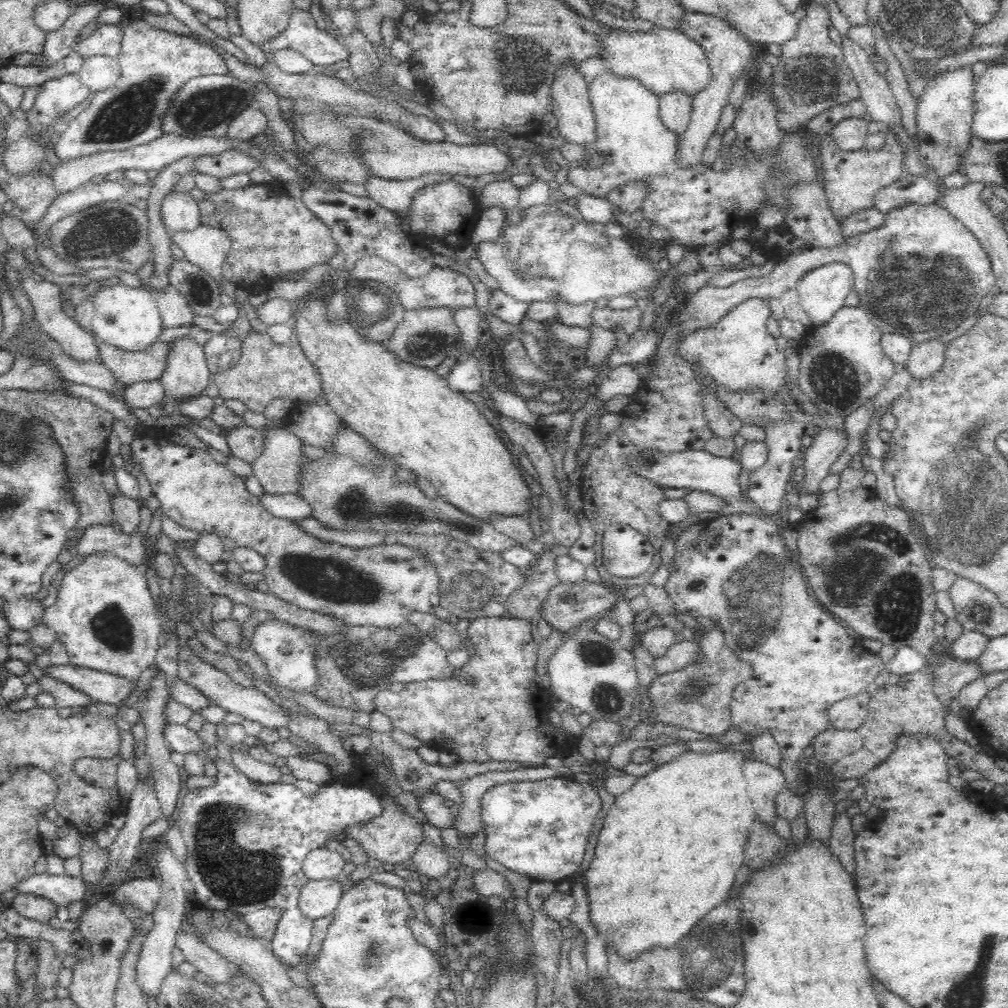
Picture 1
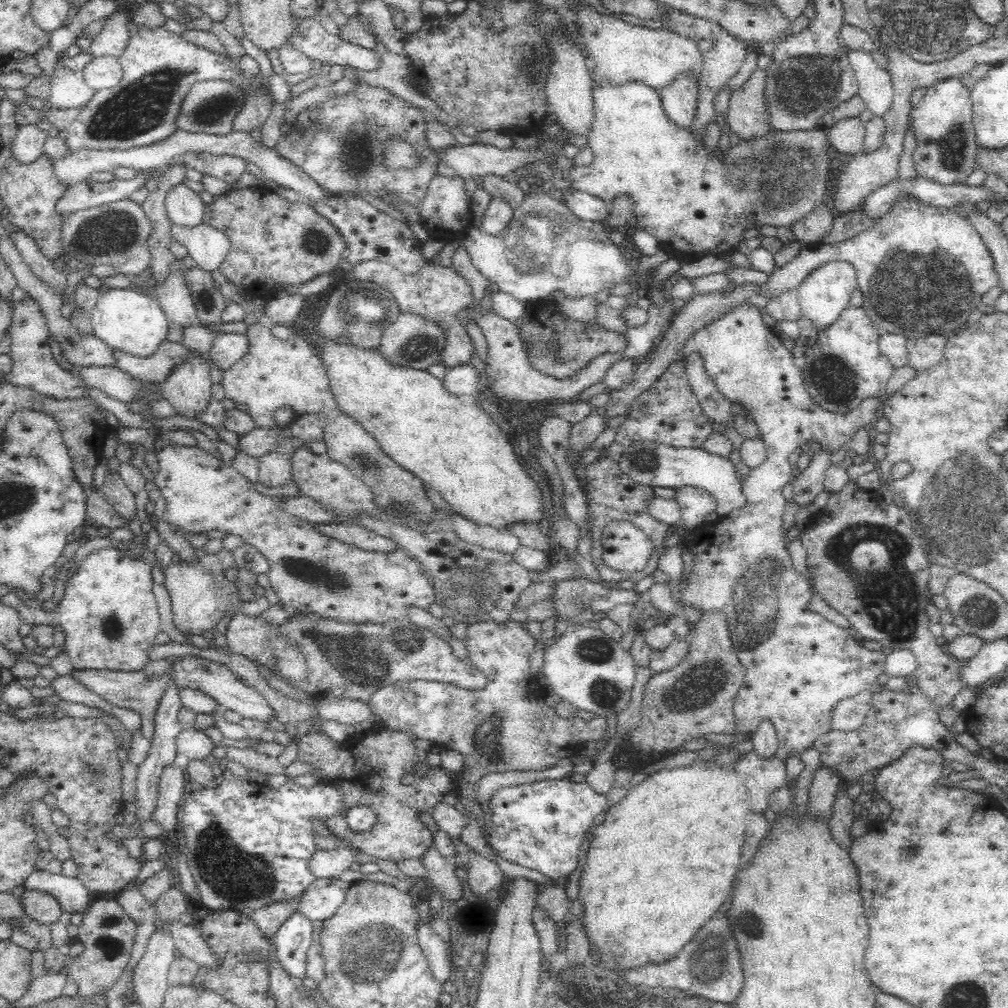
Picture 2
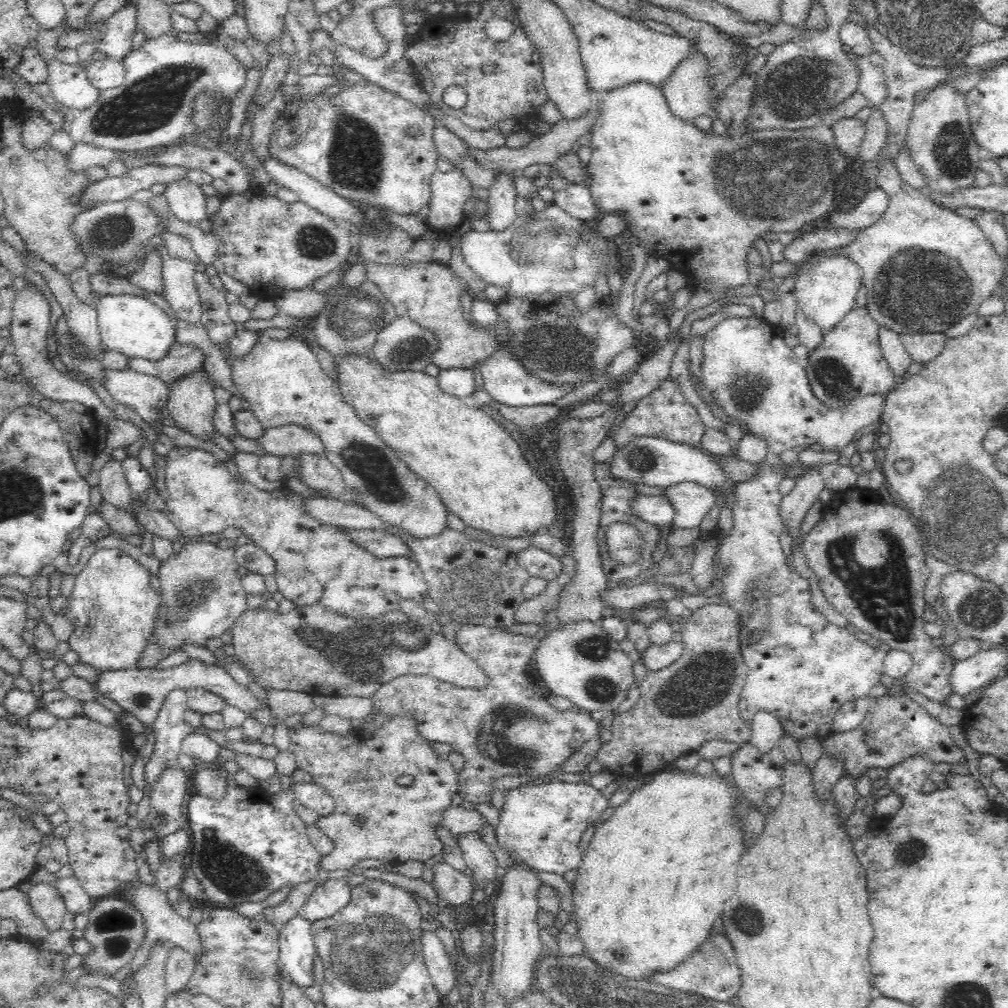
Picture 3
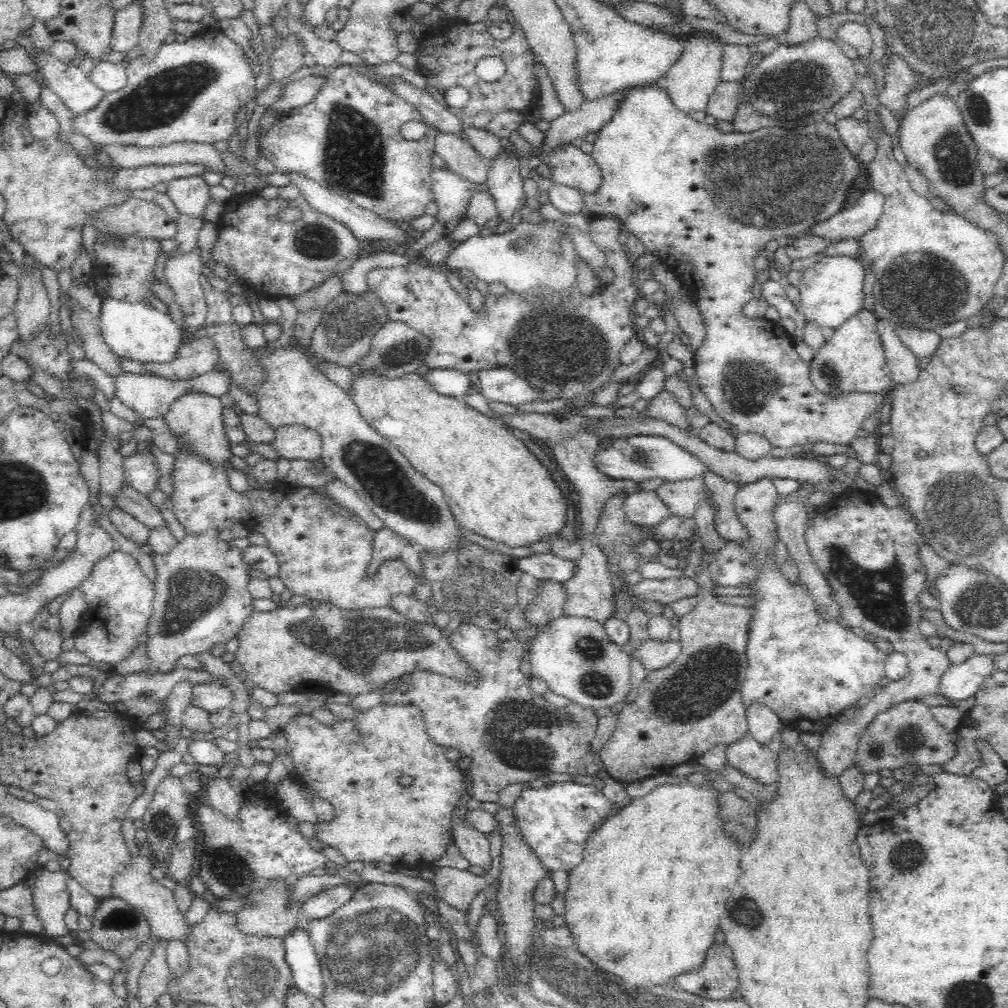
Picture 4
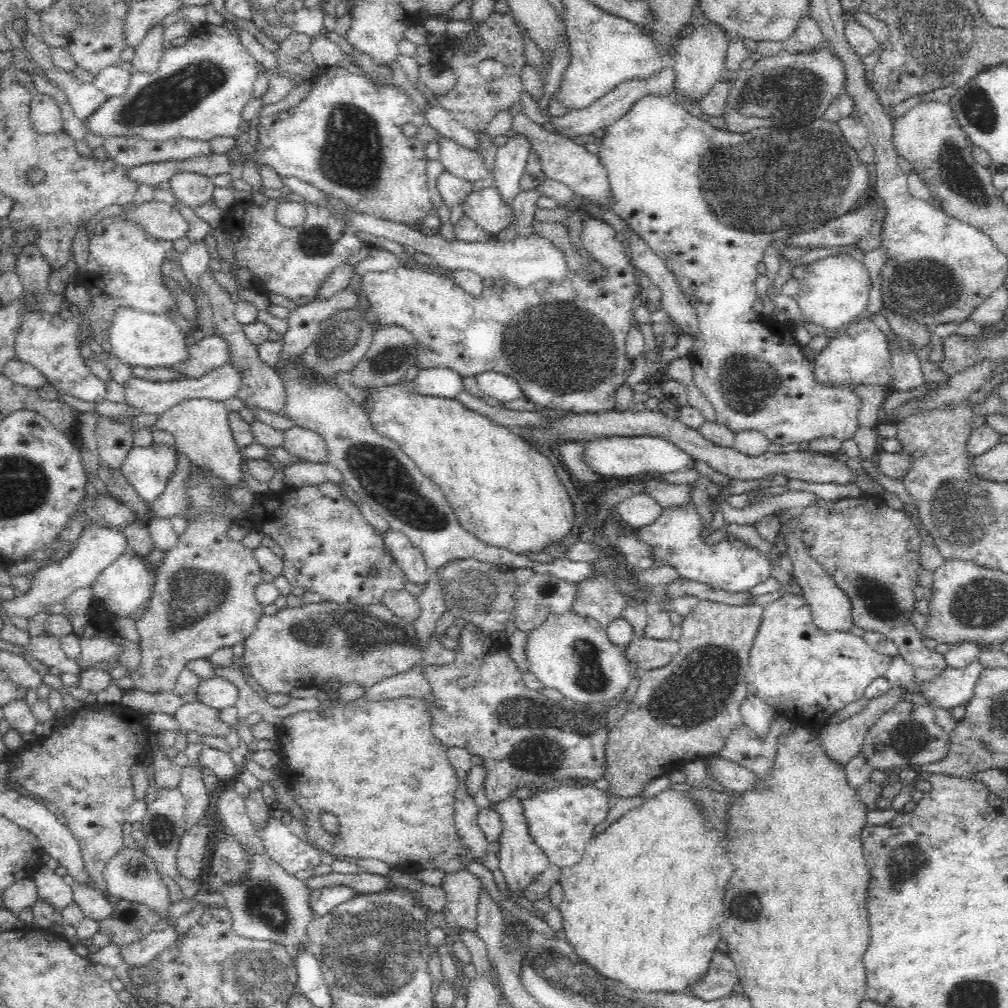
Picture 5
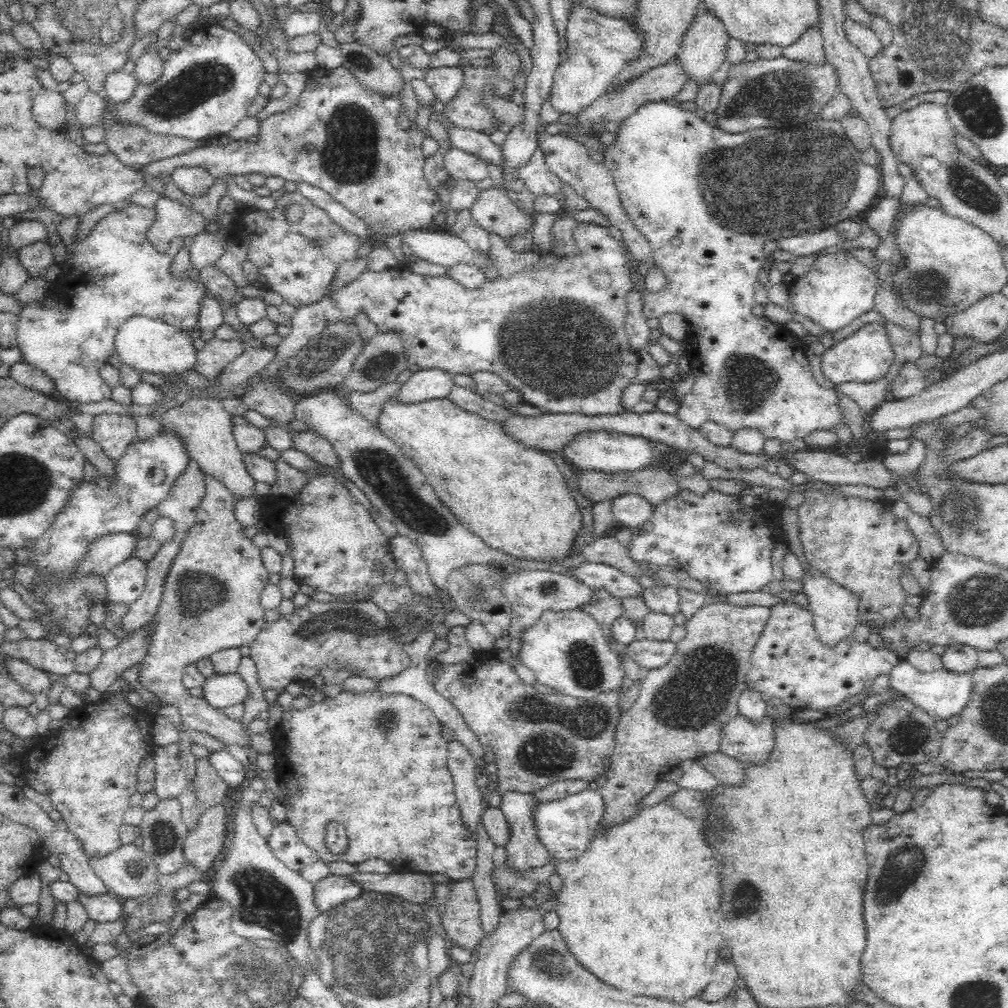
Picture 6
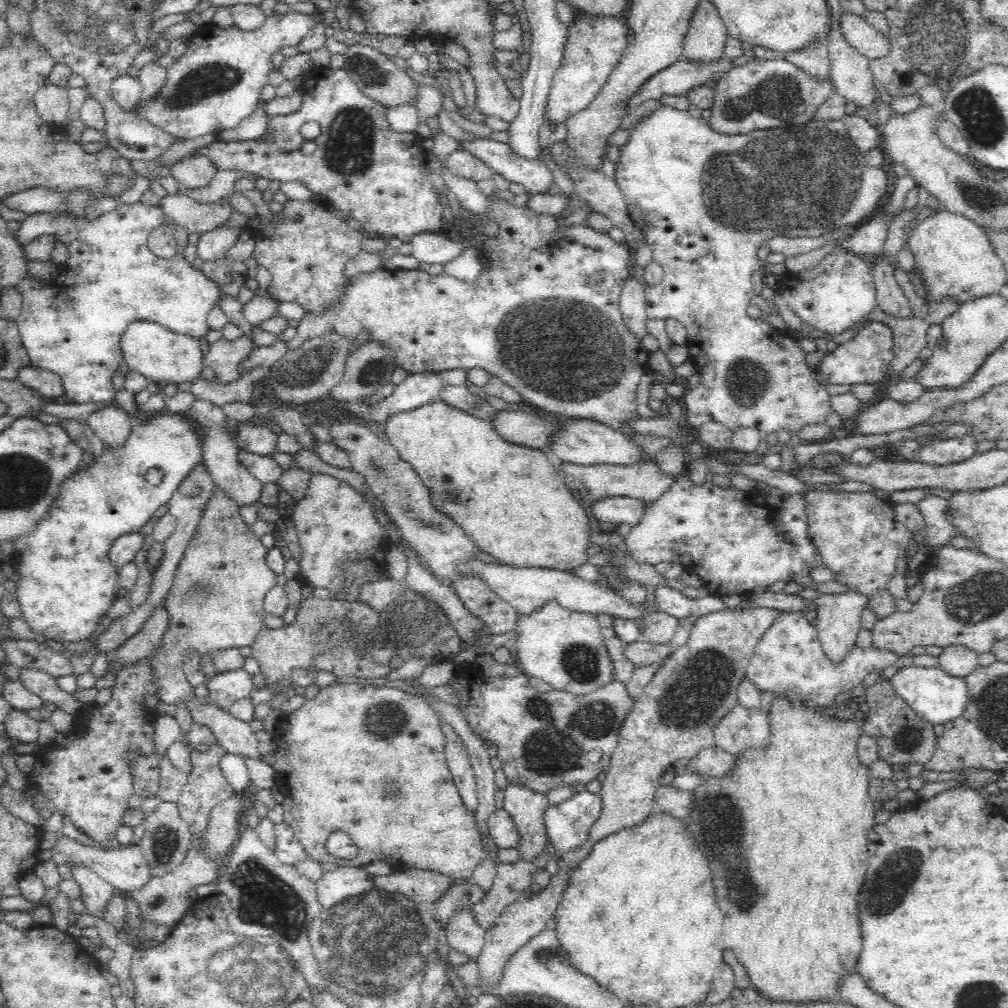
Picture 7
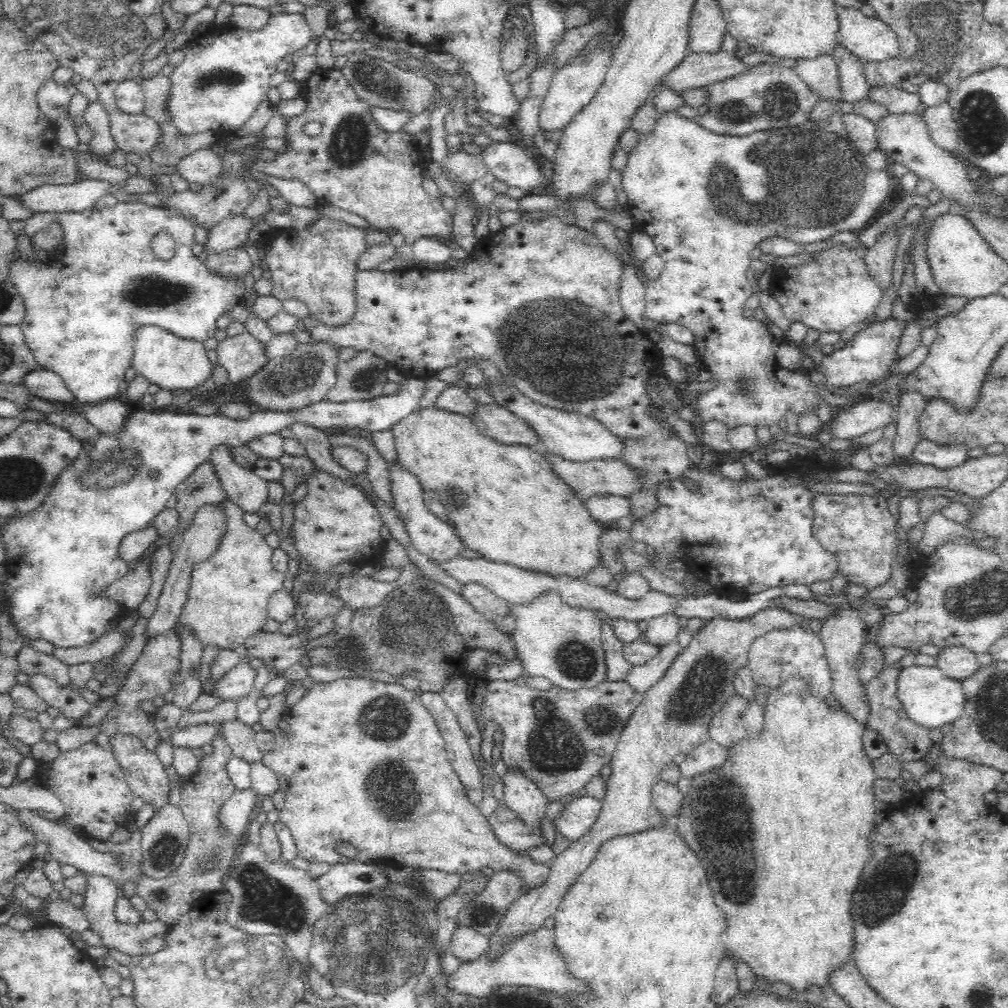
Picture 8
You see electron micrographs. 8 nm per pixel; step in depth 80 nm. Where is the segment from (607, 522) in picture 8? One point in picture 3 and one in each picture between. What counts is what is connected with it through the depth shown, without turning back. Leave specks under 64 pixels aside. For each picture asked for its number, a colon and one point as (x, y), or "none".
3: (658, 510)
4: (646, 509)
5: (640, 510)
6: (633, 510)
7: (614, 511)

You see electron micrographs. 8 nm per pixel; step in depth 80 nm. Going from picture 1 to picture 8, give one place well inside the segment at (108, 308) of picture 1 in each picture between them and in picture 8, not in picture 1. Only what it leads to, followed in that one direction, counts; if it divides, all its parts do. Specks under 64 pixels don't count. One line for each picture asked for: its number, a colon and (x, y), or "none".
2: (128, 320)
3: (131, 324)
4: (134, 330)
5: (139, 338)
6: (149, 345)
7: (161, 355)
8: (171, 362)

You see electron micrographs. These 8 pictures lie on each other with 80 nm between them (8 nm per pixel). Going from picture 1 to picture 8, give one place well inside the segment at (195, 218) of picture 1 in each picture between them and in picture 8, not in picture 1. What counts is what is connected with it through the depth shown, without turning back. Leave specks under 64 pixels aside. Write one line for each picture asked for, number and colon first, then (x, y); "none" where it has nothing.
2: (184, 207)
3: (185, 199)
4: (190, 195)
5: (193, 189)
6: (193, 181)
7: (194, 172)
8: (202, 167)

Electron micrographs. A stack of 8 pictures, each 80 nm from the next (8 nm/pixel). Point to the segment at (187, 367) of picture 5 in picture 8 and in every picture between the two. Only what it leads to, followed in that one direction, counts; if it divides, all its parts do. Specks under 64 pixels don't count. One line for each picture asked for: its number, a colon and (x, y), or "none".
6: (211, 359)
7: (222, 356)
8: (241, 356)

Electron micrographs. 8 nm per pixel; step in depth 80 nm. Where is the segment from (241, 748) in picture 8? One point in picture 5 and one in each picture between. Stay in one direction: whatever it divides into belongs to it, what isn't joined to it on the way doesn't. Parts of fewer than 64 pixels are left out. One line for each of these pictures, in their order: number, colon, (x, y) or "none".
5: (203, 599)
6: (210, 597)
7: (215, 603)

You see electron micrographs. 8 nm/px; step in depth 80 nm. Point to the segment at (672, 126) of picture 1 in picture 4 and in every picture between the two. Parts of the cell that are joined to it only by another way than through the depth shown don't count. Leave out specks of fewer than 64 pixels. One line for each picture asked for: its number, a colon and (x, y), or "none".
2: (679, 100)
3: (688, 93)
4: (689, 83)

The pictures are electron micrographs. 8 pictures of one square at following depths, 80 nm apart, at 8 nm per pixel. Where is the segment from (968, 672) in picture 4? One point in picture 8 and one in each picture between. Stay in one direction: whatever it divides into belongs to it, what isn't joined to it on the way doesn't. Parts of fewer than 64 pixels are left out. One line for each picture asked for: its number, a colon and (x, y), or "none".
5: (952, 687)
6: (942, 693)
7: (935, 695)
8: (931, 699)

